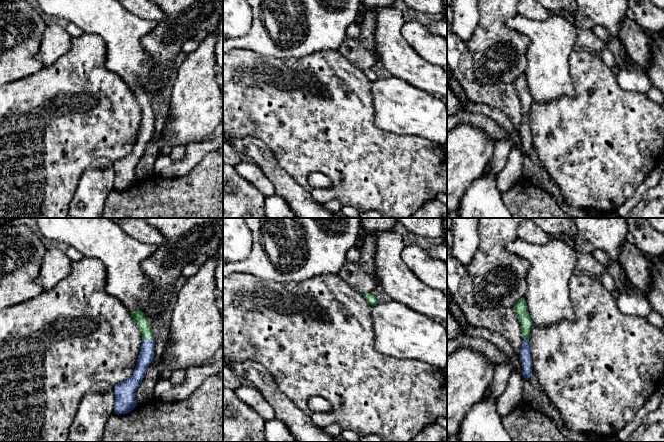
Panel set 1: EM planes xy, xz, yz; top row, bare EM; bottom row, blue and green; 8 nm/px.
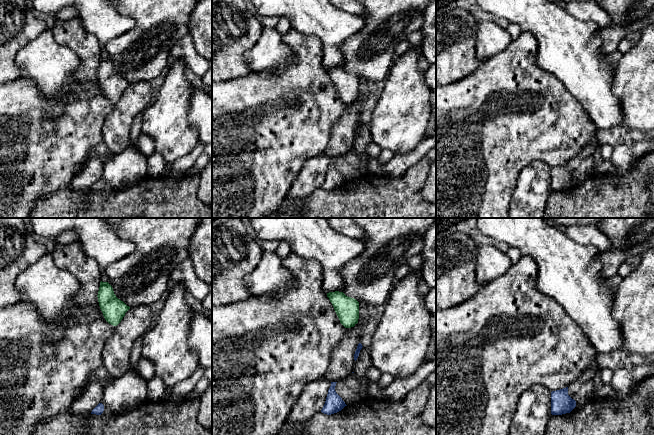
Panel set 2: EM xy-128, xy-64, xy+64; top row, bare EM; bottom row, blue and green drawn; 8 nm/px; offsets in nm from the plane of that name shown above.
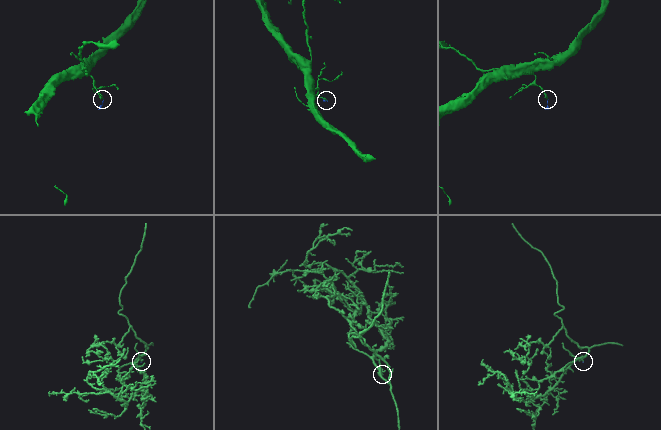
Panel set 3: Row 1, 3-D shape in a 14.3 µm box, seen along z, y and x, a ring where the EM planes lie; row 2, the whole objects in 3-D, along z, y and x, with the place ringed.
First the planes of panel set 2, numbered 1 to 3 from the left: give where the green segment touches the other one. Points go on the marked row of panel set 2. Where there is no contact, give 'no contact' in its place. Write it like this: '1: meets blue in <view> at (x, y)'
1: no contact
2: no contact
3: no contact

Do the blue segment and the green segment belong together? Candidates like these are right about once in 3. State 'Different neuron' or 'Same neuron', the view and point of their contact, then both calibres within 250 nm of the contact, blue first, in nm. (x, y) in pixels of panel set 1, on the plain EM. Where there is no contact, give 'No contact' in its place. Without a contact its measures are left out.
Same neuron. Touches blue at xy (148, 115). Thickness 120 nm (blue) against 100 nm

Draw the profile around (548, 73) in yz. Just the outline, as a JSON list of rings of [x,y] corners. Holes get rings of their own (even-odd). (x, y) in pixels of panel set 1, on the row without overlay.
[[[558,13],[542,21],[517,14],[505,23],[529,38],[525,76],[533,101],[574,98],[576,92],[569,57],[577,39],[575,24]]]

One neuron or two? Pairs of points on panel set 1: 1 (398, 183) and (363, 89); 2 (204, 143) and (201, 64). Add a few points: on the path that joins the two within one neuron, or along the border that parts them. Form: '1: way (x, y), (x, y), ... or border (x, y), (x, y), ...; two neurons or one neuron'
1: way (375, 160), (362, 147), (362, 112); one neuron
2: border (212, 133), (193, 140), (186, 146); two neurons

